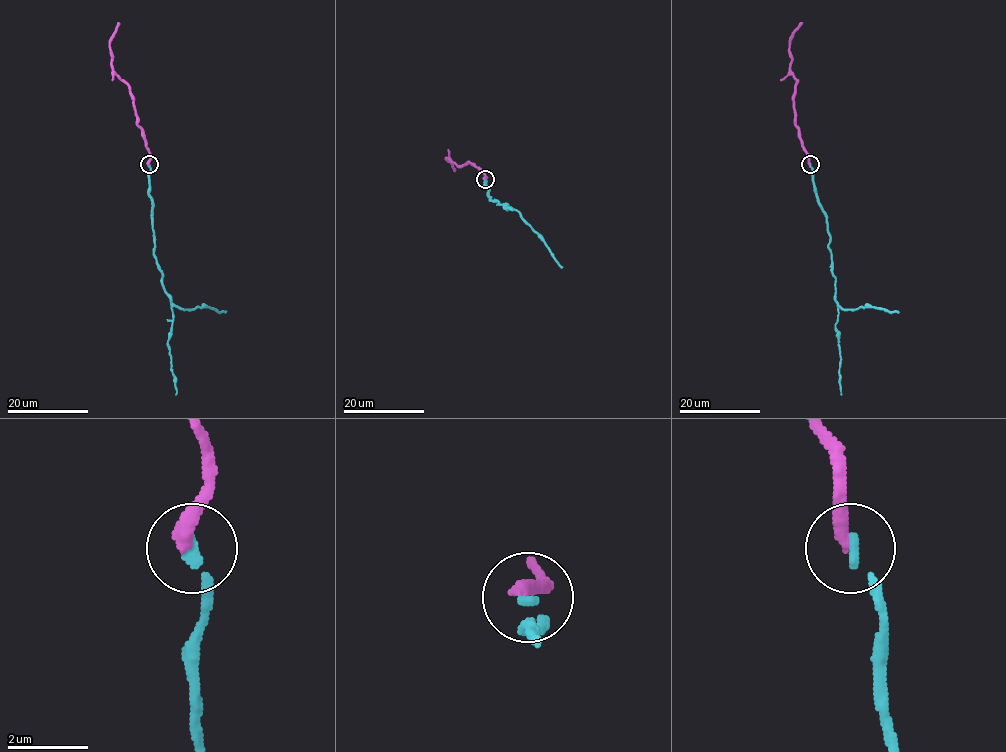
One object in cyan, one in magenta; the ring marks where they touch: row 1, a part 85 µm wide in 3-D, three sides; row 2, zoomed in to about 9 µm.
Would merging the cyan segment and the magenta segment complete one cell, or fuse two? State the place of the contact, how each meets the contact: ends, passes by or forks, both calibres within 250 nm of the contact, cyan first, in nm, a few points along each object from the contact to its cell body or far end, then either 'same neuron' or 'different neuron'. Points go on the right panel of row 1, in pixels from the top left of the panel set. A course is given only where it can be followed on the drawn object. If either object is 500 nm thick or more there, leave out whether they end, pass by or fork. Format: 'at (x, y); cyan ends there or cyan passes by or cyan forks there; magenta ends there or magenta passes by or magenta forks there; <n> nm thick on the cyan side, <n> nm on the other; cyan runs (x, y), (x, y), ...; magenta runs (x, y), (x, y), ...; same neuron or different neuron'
at (810, 164); cyan ends there; magenta ends there; 260 nm thick on the cyan side, 360 nm on the other; cyan runs (810, 165), (814, 190), (826, 217), (830, 237), (828, 248), (838, 311), (835, 330), (840, 358), (840, 394); magenta runs (809, 165), (808, 153), (795, 123), (797, 80), (790, 69), (792, 55), (789, 49), (793, 32), (802, 23); same neuron

